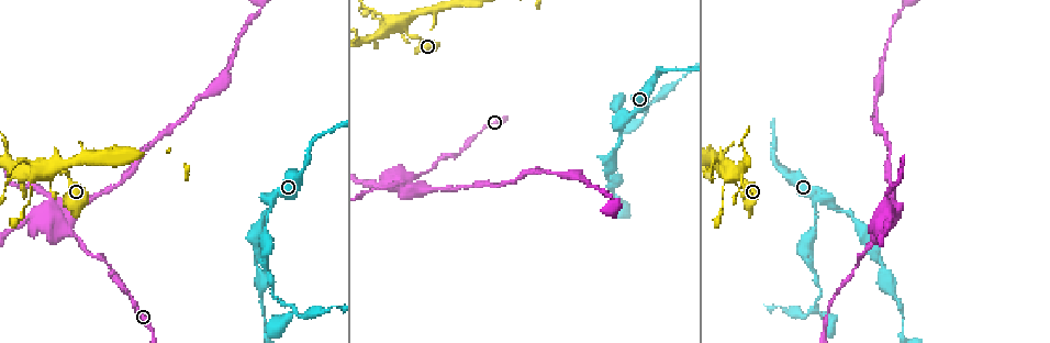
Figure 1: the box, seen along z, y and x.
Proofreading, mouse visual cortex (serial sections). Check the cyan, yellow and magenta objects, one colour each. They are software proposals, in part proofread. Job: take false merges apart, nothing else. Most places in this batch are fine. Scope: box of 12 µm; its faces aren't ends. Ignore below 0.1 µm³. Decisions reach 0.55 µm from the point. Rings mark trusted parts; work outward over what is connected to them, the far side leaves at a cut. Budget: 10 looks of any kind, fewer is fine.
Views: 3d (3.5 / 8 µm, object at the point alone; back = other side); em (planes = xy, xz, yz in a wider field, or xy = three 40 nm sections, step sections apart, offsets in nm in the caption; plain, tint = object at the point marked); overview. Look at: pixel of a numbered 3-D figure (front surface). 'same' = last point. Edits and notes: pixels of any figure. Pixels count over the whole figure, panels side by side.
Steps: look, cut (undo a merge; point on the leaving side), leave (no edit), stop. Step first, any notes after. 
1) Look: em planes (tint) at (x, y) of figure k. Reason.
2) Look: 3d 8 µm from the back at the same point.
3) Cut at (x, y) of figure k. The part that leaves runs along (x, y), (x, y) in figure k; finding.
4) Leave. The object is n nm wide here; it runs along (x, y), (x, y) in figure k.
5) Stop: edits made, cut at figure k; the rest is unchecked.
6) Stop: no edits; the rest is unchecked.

Look: 3d 3.5 µm at (816, 210) of figure 1. Abrupt turn.

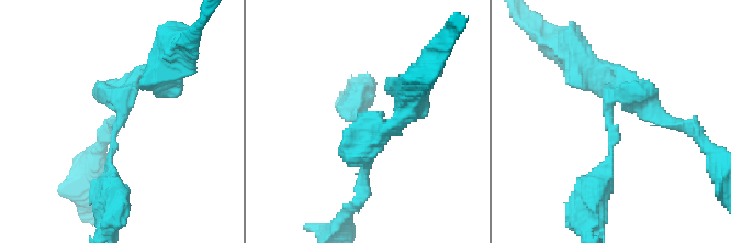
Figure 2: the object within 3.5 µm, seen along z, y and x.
Look: em xy step 3 (tint) at (607, 122) of figure 2. Need the tissue.

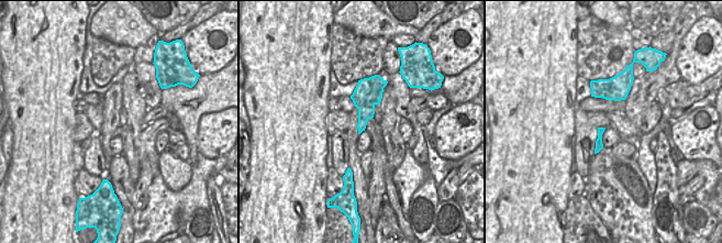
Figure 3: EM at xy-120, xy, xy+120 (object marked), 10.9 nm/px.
Look: em planes (tint) at the same point. Another direction.

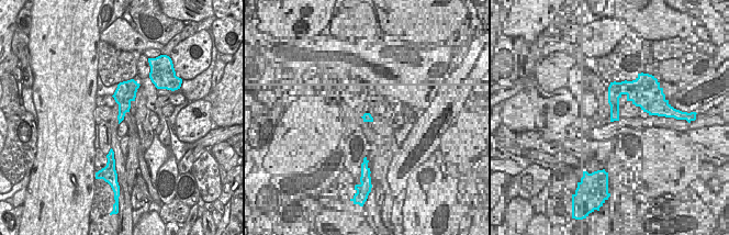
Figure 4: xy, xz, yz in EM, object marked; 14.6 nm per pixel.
Leave. It runs along (156, 73), (122, 97), (109, 188) in figure 2; one cell here.

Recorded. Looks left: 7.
Look: 3d 8 µm at (647, 112) of figure 1. Side arm on a straight run.

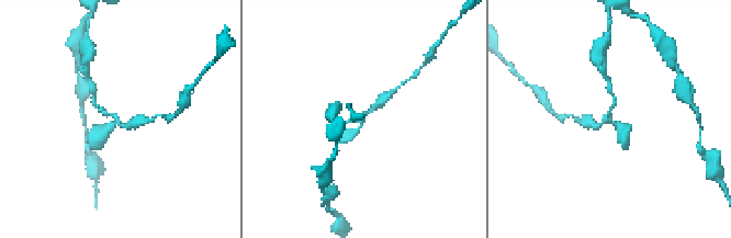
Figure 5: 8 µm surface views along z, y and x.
Look: 3d 3.5 µm at (114, 115) of figure 5. Zoom in.

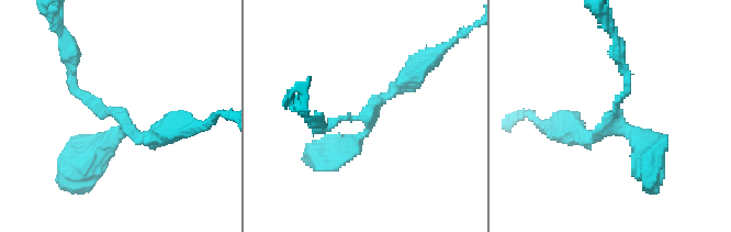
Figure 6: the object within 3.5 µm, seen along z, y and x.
Look: em xy step 2 (tint) at (370, 116) of figure 6. 3 arms meet here; the arms are 150, 200, 300 nm wide.

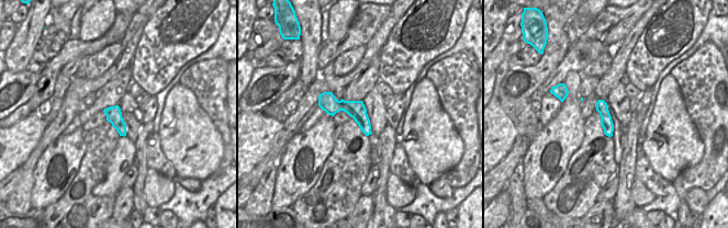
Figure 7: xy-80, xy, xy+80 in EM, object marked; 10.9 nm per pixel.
Leave. It runs along (627, 75), (614, 116), (647, 166) in figure 6; one cell here.

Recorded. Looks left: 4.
Look: 3d 3.5 µm at (411, 179) of figure 1. Sharp bend.

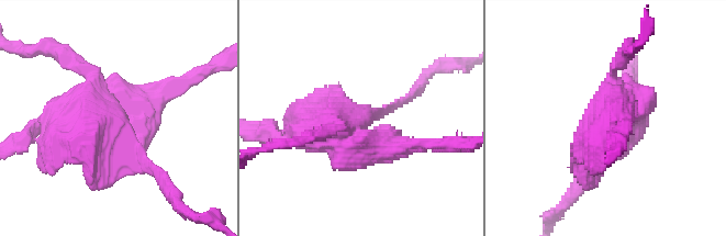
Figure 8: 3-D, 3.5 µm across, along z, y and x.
Look: em xy step 3 (tint) at (109, 127) of figure 8. Need the tissue.

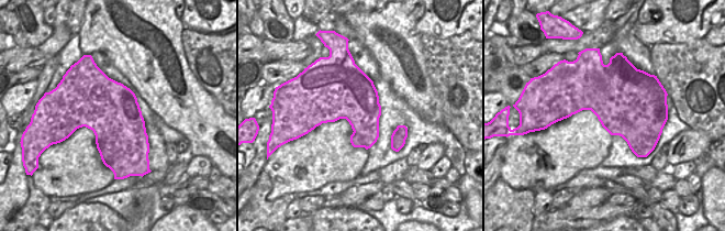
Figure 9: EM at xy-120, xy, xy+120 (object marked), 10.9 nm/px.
Cut at (65, 152) of figure 8. The part that leaves runs along (355, 134), (366, 145), (446, 145) in figure 8; two cells meet here.

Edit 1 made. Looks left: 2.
Stop: edits made, cut at figure 8; the rest is unchecked.

